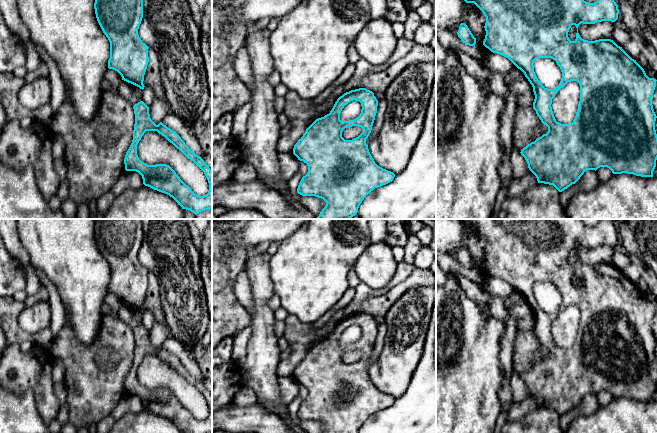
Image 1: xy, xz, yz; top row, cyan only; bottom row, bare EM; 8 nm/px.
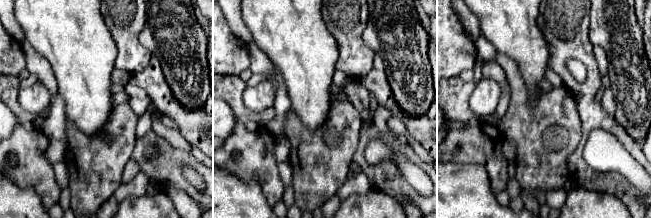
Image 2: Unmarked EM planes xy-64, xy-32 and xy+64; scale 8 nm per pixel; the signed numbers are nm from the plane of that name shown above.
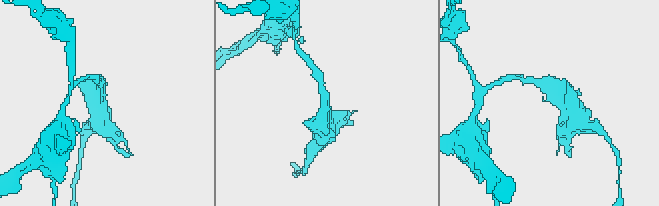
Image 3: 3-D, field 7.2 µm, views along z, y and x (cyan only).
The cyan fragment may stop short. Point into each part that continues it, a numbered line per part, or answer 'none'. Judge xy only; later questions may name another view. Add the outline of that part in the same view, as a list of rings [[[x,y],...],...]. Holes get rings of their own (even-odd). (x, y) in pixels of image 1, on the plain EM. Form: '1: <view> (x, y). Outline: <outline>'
none

